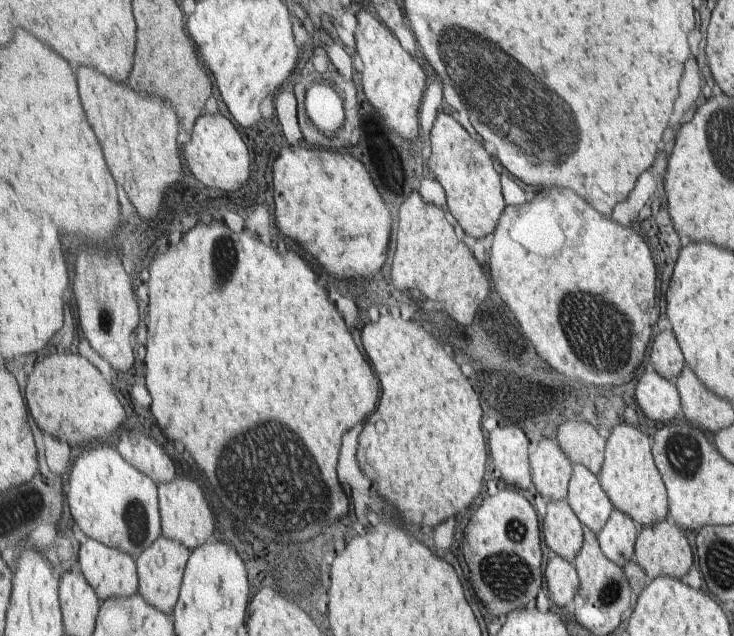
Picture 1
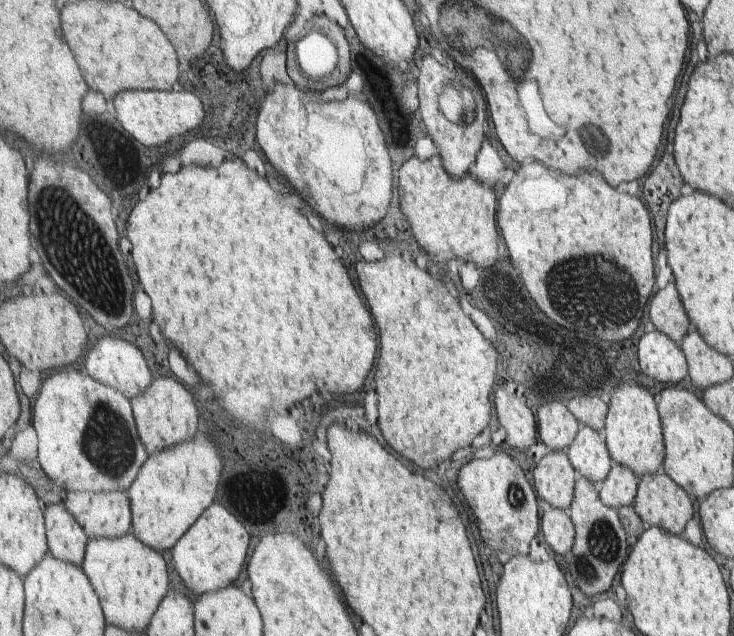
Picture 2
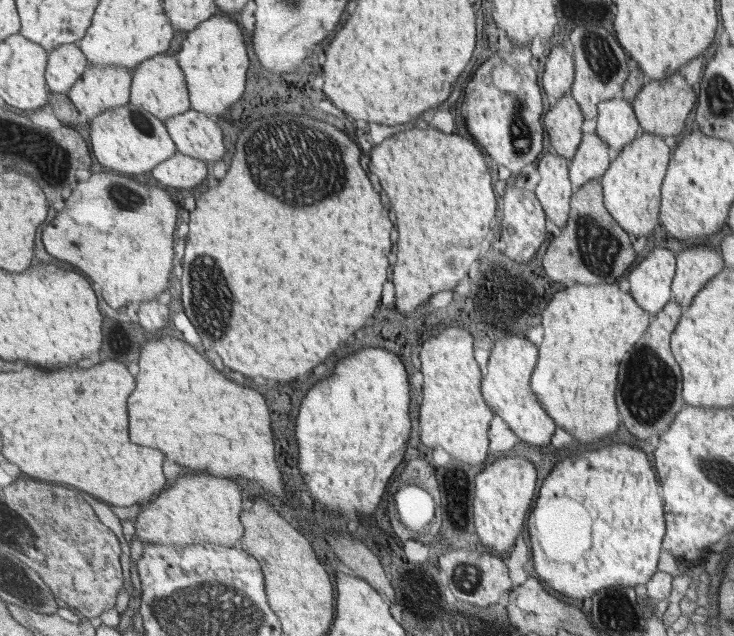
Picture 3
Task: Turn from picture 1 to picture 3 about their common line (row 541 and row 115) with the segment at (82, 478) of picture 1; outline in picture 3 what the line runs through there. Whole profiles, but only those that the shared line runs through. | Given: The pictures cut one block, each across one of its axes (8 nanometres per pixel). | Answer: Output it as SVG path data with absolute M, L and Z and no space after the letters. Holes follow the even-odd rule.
M133 102L103 111L101 115L90 120L88 128L94 156L99 158L99 162L103 162L103 166L125 174L150 176L157 165L173 158L178 151L166 123L153 113L137 107Z

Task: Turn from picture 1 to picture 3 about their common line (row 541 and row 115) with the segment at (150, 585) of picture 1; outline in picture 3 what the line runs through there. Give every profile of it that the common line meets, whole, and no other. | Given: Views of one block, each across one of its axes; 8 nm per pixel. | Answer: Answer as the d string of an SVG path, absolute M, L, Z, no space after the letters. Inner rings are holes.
M169 52L155 55L132 73L132 95L130 102L135 103L137 107L147 110L153 115L159 117L163 122L173 116L181 115L192 108L192 100L189 96L188 80L185 77L185 71L179 64L177 54L169 54Z

